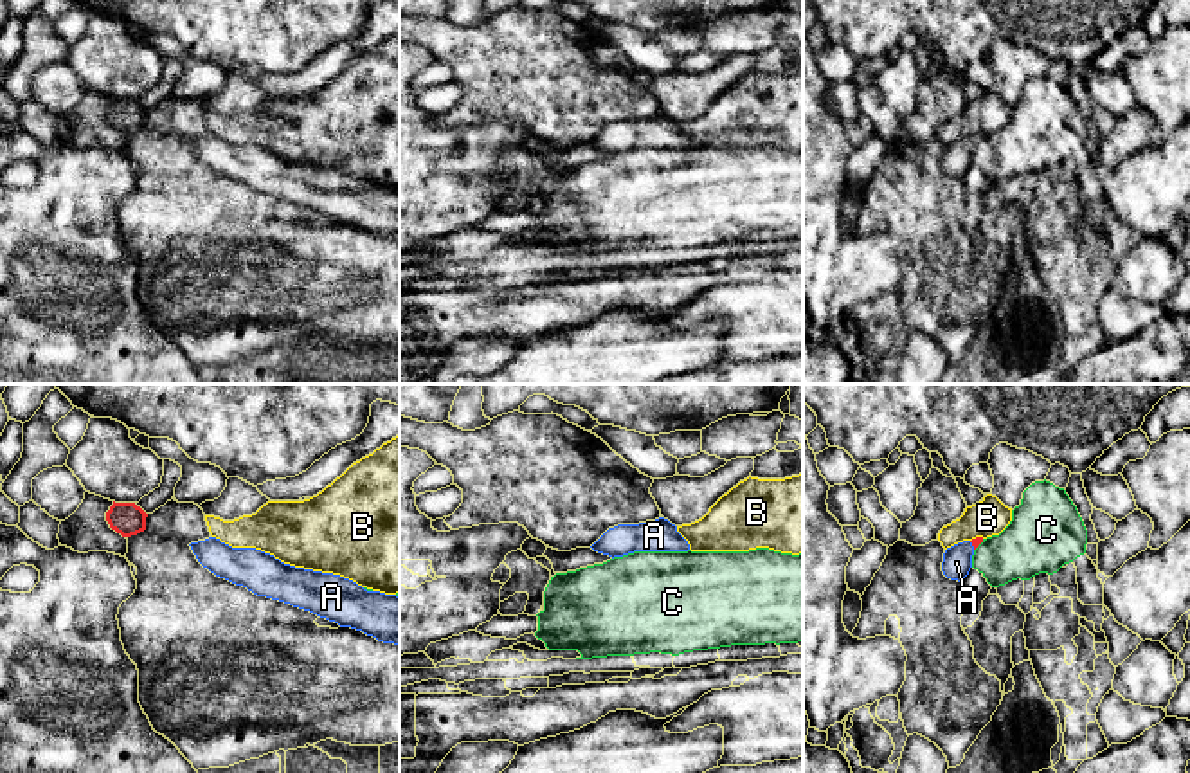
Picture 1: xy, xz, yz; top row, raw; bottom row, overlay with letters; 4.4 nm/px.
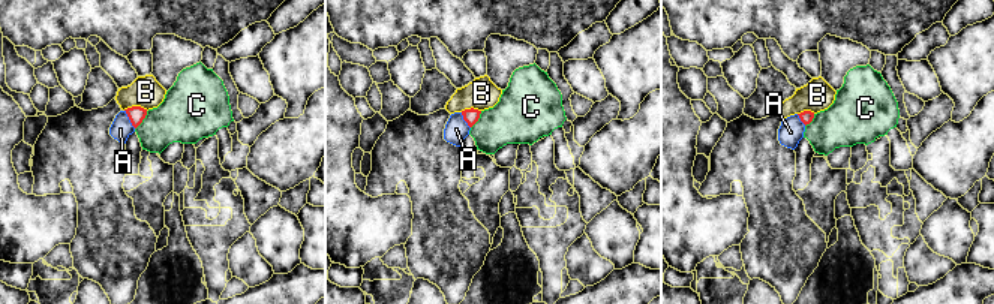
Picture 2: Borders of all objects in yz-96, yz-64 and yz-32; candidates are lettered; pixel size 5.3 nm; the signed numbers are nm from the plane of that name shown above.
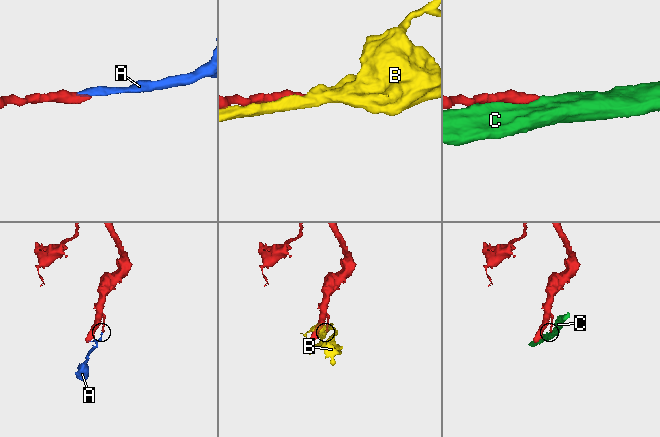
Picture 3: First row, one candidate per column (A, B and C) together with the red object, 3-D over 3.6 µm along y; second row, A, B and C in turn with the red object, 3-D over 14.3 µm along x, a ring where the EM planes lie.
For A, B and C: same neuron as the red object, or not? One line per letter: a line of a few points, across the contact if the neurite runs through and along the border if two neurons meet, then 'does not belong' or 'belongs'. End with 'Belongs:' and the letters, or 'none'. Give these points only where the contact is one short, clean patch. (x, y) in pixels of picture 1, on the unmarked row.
A: line yz (976, 137), (973, 141), (956, 159); belongs
B: does not belong
C: does not belong
Belongs: A

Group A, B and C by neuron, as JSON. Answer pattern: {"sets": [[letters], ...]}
{"sets": [["A"], ["B"], ["C"]]}

